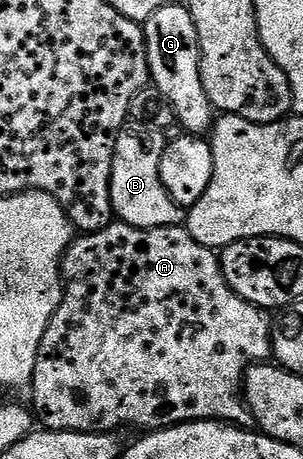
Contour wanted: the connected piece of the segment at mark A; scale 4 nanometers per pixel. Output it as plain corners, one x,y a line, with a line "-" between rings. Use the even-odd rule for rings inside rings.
111,223
108,228
101,229
95,233
75,236
74,240
66,248
66,256
62,259
62,280
64,282
62,302
56,311
56,315
52,315
52,319
48,323
48,331
44,331
44,339
40,343
40,351
36,359
36,371
34,372
34,384
32,386
32,394
34,393
34,413
38,416
39,422
37,424
41,428
50,429
53,433
113,433
115,431
123,431
122,429
142,429
138,431
171,429
174,425
187,425
190,421
220,421
223,425
234,425
238,429
248,429
251,431
258,429
256,419
252,415
252,411
248,407
244,396
244,382
246,380
246,371
250,366
266,363
271,360
274,347
274,327
271,314
267,310
261,309
258,305
253,305
244,299
240,299
240,295
236,295
236,291
232,291
232,287
228,287
219,254
213,249
196,243
196,239
192,239
192,235
185,227
170,225
167,229
137,229
131,225

